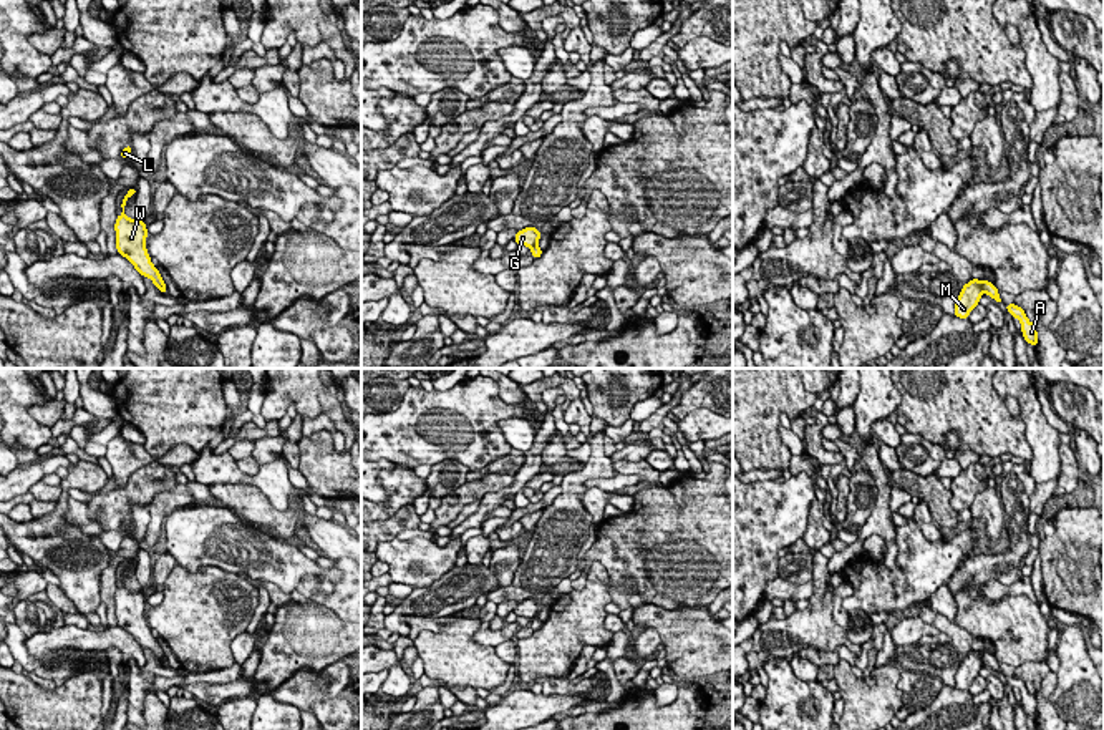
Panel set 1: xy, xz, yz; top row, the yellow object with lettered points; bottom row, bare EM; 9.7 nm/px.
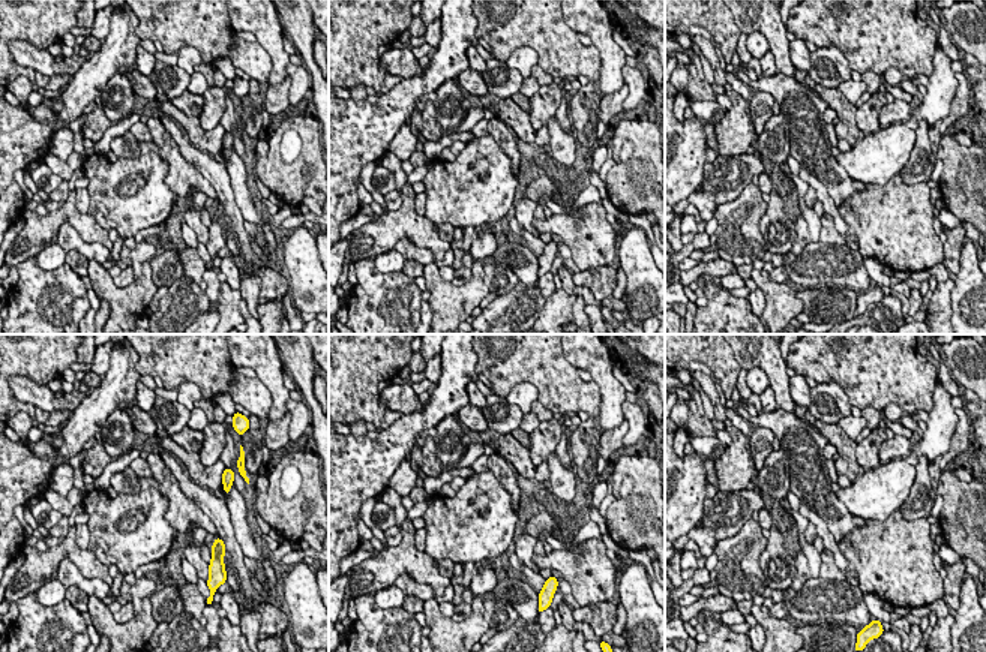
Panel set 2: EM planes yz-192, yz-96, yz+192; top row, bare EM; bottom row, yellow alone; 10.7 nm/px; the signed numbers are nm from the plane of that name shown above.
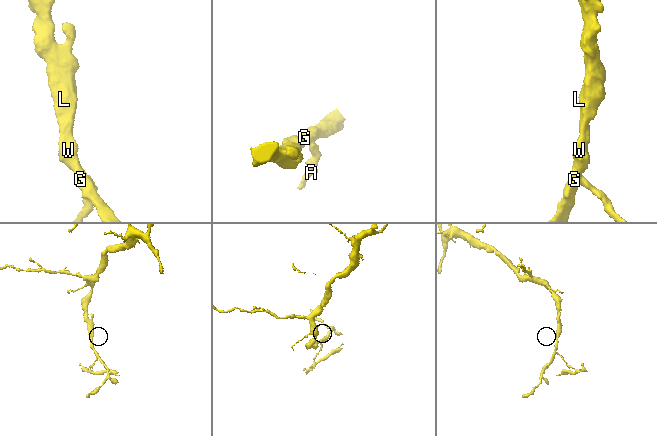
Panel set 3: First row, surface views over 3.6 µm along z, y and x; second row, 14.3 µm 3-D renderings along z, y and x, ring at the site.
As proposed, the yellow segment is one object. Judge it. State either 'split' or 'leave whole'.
split

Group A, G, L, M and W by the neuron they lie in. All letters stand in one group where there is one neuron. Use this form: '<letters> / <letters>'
A / G L M W

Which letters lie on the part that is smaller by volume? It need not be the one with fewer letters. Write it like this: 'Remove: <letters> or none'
Remove: A

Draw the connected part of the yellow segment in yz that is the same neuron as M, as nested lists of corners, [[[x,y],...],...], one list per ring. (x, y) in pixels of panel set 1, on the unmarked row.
[[[971,650],[968,655],[965,655],[955,675],[955,689],[968,690],[973,679],[980,675],[981,665],[983,652]]]

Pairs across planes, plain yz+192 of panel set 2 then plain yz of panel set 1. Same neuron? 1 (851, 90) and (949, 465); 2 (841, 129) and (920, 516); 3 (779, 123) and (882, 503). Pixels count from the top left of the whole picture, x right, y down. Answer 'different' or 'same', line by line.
1: same
2: same
3: different

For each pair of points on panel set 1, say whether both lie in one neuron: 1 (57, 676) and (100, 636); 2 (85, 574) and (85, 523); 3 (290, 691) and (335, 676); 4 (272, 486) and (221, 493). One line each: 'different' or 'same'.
1: different
2: different
3: different
4: different

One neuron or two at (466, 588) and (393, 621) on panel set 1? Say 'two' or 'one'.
one

